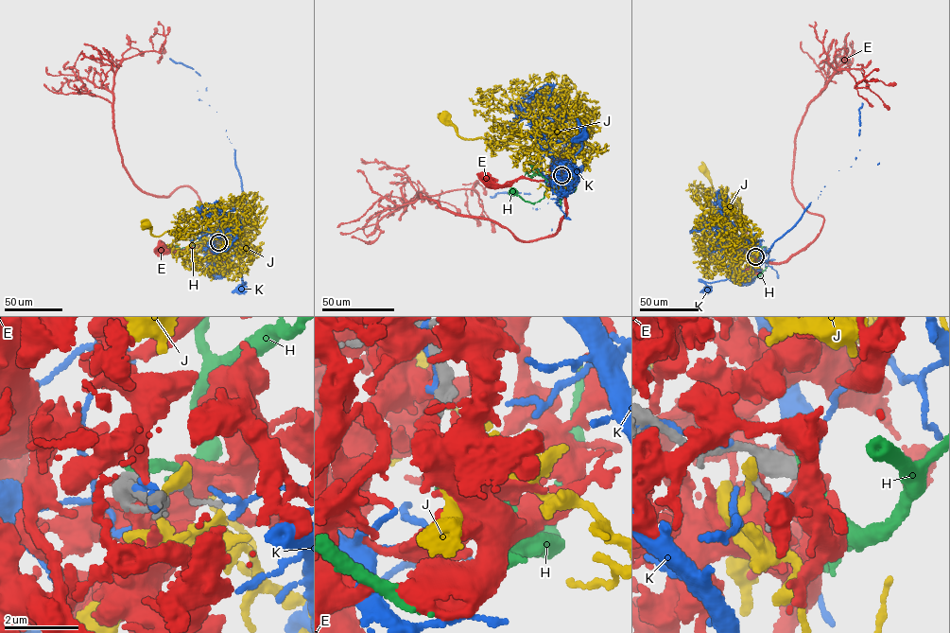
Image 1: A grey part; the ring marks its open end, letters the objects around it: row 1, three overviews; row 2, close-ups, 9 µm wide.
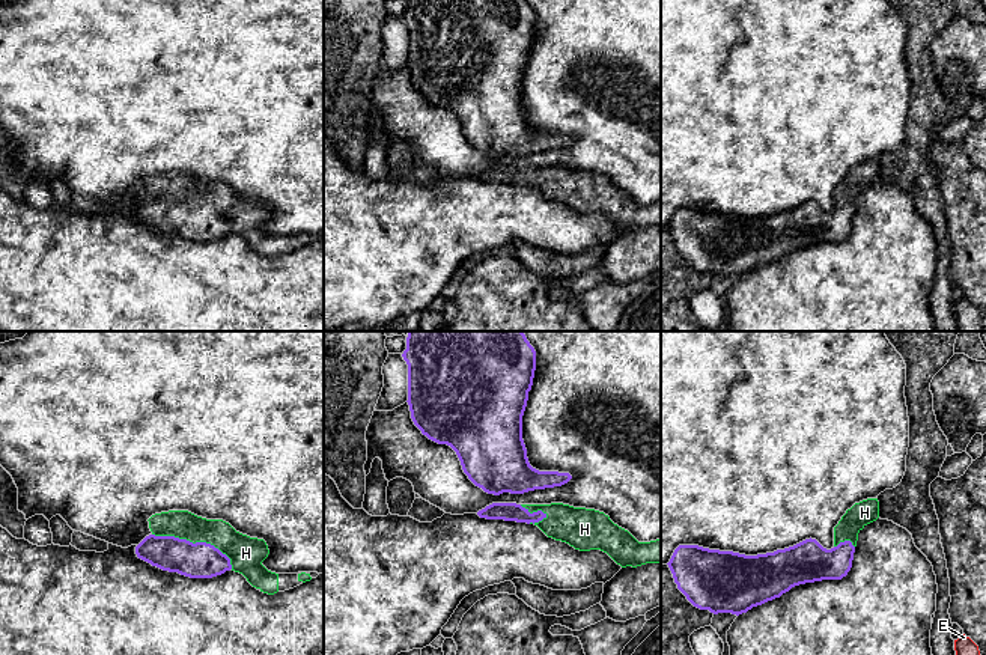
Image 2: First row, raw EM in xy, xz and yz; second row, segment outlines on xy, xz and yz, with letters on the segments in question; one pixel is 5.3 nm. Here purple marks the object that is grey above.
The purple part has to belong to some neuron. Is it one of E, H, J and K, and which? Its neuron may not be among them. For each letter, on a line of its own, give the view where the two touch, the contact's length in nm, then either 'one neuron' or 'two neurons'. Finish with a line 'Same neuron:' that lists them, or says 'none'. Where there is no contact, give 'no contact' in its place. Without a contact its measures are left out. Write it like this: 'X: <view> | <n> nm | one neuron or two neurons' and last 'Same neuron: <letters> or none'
E: no contact | two neurons
H: xy | 480 nm | one neuron
J: no contact | two neurons
K: no contact | two neurons
Same neuron: H

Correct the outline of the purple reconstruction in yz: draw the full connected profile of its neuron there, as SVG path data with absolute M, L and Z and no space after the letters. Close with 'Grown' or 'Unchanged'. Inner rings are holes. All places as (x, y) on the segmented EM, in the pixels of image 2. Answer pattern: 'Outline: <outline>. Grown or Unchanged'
Outline: M867 498L848 509L834 527L831 550L811 538L757 556L679 545L667 565L677 589L694 607L739 616L795 586L846 577L858 533L878 518L878 498Z. Grown

